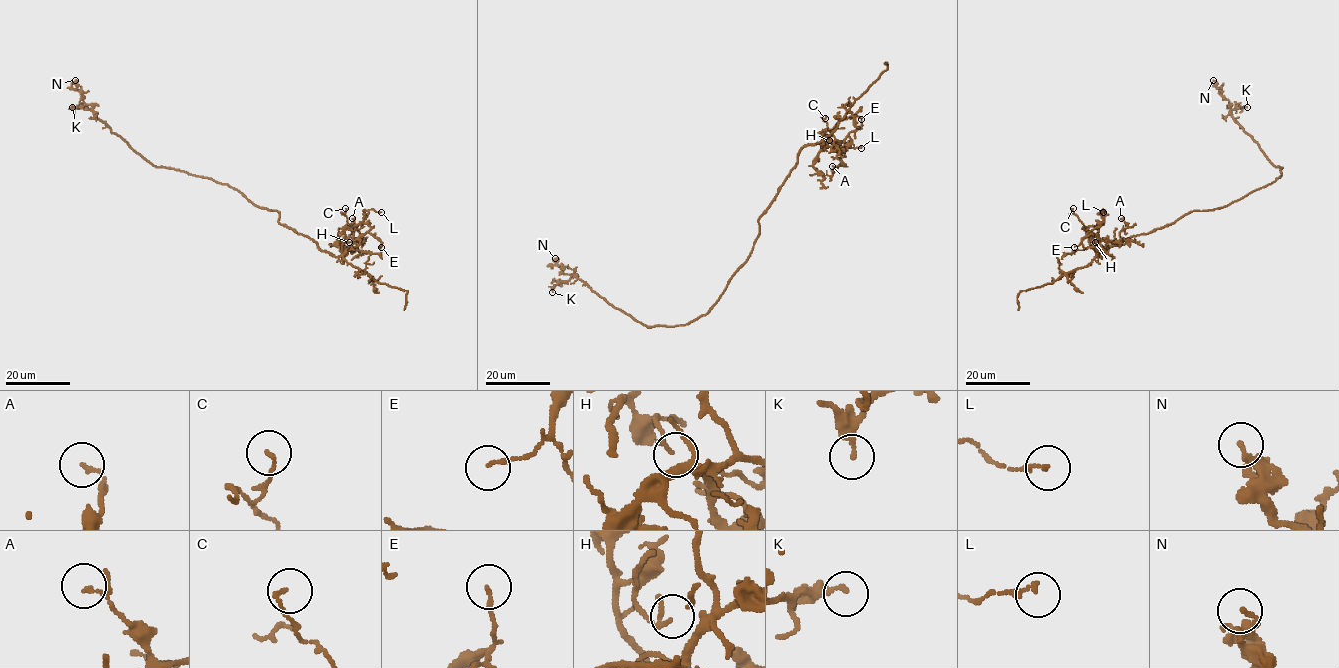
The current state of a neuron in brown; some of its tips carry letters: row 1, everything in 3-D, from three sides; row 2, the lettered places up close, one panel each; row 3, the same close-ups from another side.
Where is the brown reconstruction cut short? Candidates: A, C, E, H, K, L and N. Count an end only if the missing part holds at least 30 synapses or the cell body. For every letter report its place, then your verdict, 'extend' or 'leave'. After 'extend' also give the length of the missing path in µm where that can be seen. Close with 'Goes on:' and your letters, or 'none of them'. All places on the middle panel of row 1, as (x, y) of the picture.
A: at (832, 166); leave
C: at (825, 118); leave
E: at (861, 119); leave
H: at (829, 140); leave
K: at (552, 292); leave
L: at (861, 148); leave
N: at (555, 258); leave
Goes on: none of them

